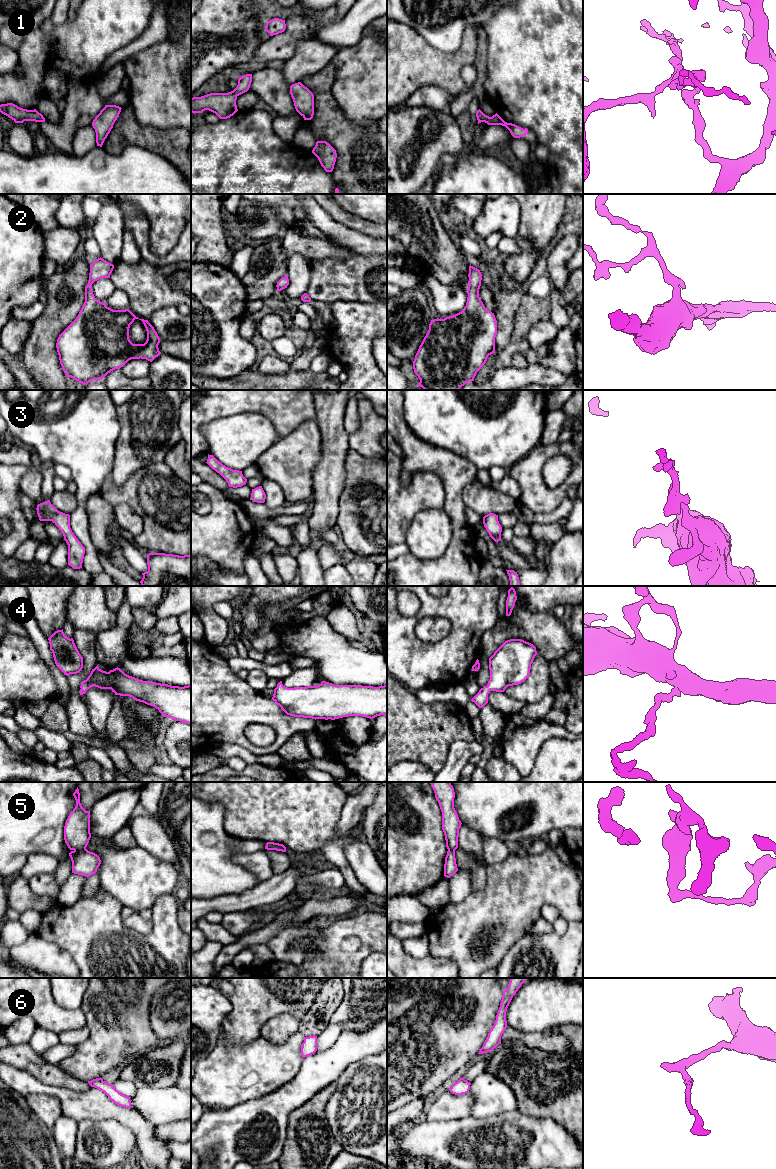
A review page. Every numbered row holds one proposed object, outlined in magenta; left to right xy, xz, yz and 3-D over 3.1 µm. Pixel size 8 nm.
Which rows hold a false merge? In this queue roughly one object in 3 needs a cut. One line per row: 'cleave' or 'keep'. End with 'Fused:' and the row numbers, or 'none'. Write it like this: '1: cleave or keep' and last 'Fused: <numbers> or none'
1: keep
2: keep
3: keep
4: keep
5: cleave
6: keep
Fused: 5

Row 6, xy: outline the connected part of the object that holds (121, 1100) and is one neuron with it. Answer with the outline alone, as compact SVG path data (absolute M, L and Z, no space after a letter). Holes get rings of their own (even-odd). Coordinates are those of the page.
M102 1078L93 1079L91 1081L88 1081L88 1083L91 1087L95 1087L104 1092L109 1097L109 1099L118 1106L124 1108L132 1108L130 1097L121 1094L114 1088L113 1084L105 1082Z

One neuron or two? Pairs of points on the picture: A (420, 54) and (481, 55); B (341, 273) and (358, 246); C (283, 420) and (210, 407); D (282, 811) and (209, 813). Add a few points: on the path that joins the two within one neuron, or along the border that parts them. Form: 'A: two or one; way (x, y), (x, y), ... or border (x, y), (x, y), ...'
A: two; border (475, 31), (476, 57), (472, 63)
B: two; border (345, 246), (359, 252), (376, 254)
C: one; way (265, 404), (263, 402), (228, 402)
D: two; border (205, 800), (223, 806), (224, 829), (231, 836)

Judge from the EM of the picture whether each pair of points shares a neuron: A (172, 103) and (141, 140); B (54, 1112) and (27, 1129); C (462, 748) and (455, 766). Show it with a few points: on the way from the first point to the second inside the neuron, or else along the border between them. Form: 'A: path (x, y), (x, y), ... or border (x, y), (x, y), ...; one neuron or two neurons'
A: border (133, 113), (143, 125), (176, 127); two neurons
B: border (26, 1101), (32, 1111), (51, 1130); two neurons
C: path (460, 752), (455, 762); one neuron

